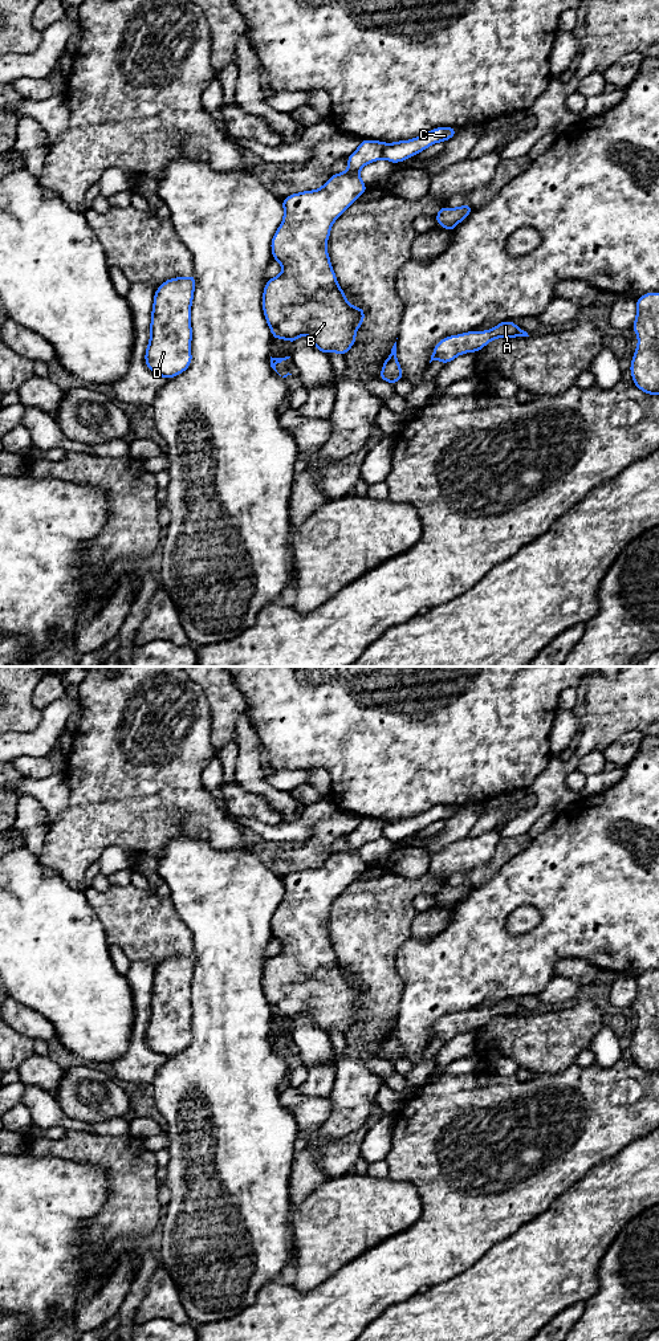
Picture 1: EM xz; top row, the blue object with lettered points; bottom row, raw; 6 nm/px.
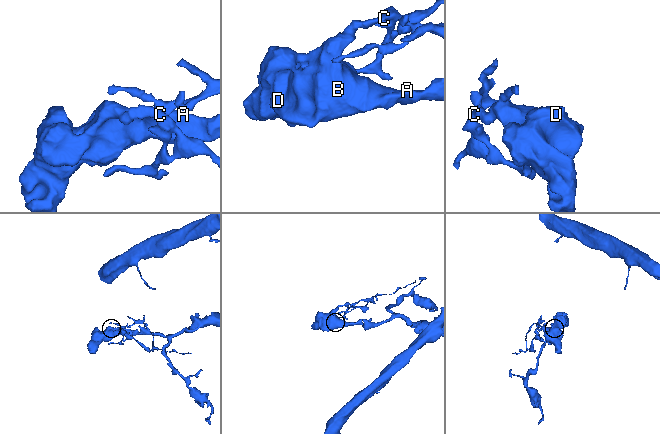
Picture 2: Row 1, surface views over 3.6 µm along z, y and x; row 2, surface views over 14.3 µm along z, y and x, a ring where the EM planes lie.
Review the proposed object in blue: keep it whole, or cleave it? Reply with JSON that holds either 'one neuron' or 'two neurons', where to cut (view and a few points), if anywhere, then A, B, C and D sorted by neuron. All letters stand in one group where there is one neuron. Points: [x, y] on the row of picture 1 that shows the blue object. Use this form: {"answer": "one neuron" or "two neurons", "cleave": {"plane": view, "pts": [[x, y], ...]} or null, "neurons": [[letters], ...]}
{"answer": "two neurons", "cleave": {"plane": "xz", "pts": [[385, 143], [382, 157]]}, "neurons": [["A", "B", "D"], ["C"]]}

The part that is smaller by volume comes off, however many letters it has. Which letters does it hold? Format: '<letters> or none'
C

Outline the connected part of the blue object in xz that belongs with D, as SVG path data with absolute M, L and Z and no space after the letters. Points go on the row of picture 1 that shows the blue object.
M196 276L166 280L154 294L147 368L166 380L183 374L192 363L191 305Z

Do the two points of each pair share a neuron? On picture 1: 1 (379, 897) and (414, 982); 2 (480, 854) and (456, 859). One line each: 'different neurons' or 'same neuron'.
1: different neurons
2: same neuron

